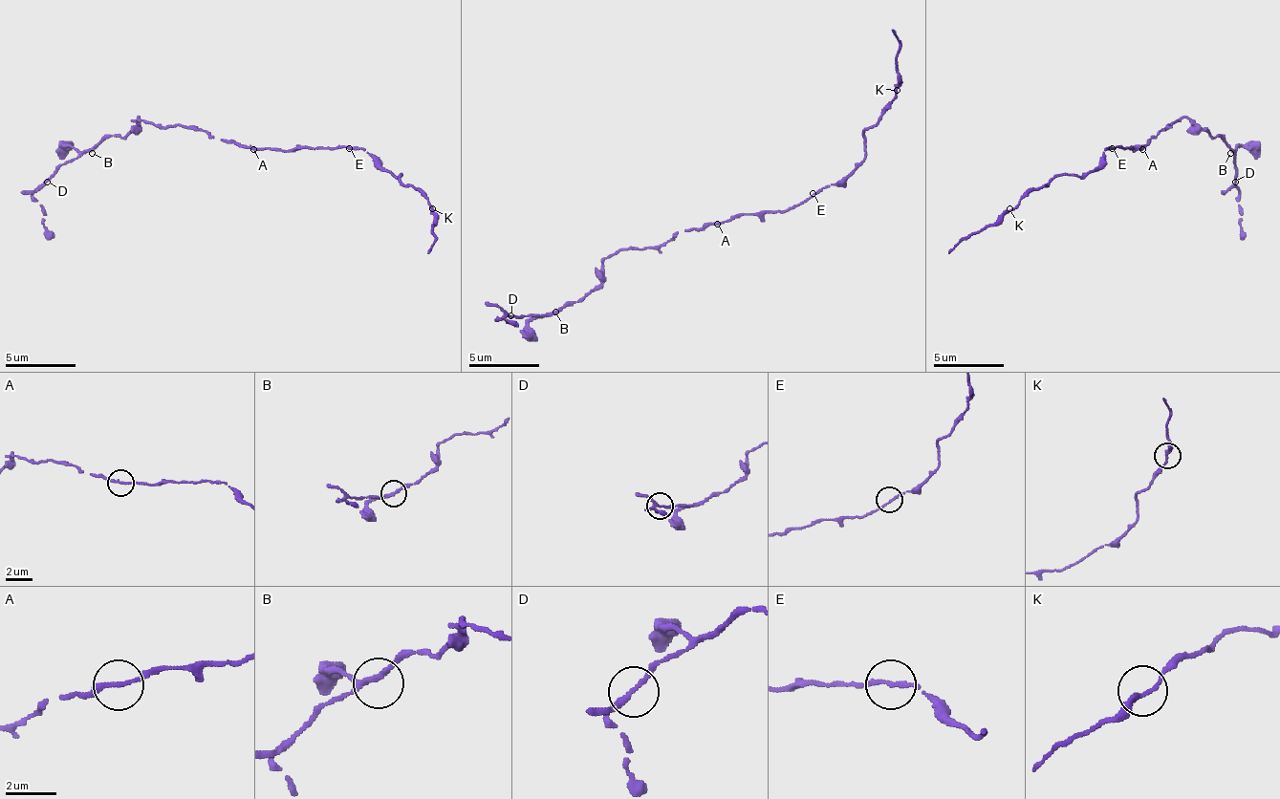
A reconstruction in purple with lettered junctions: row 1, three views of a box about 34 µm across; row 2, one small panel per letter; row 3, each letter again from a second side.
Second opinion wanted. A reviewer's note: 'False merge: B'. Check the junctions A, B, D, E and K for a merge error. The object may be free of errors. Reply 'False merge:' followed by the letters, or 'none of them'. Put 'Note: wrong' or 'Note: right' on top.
Note: wrong
False merge: none of them

